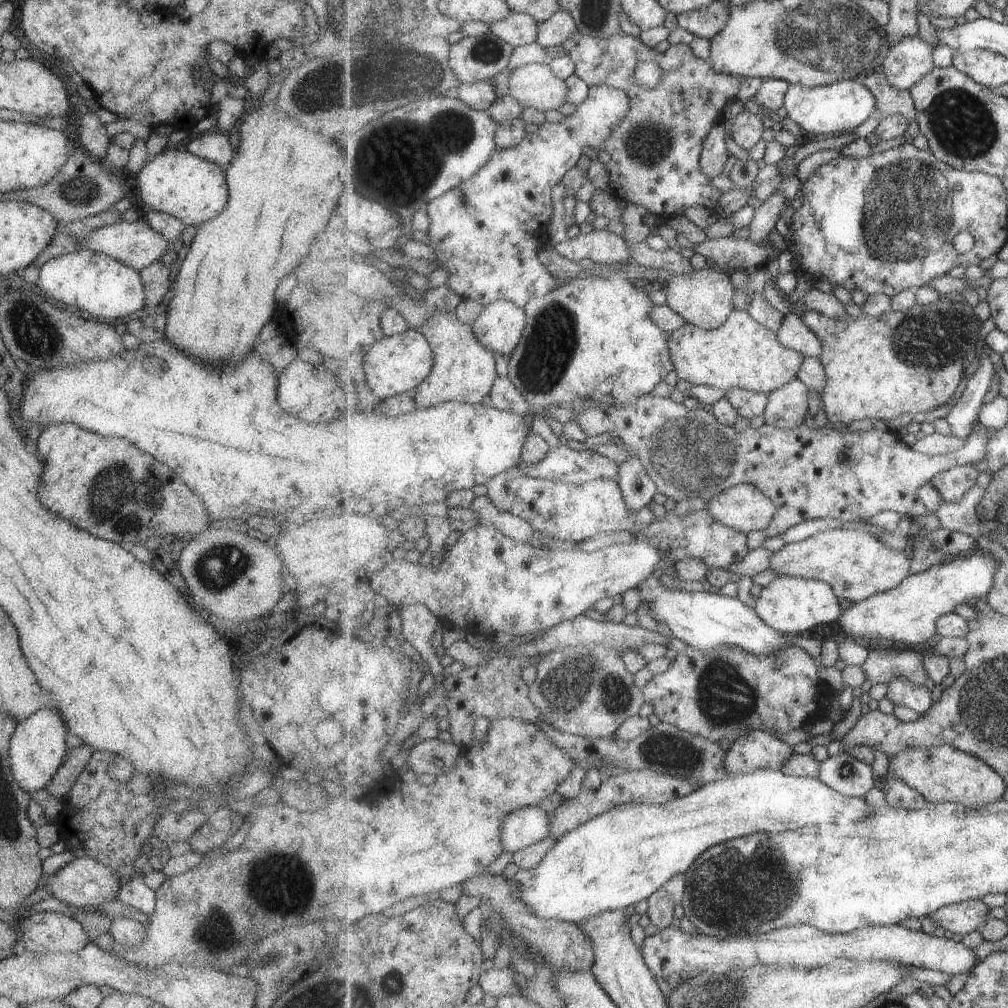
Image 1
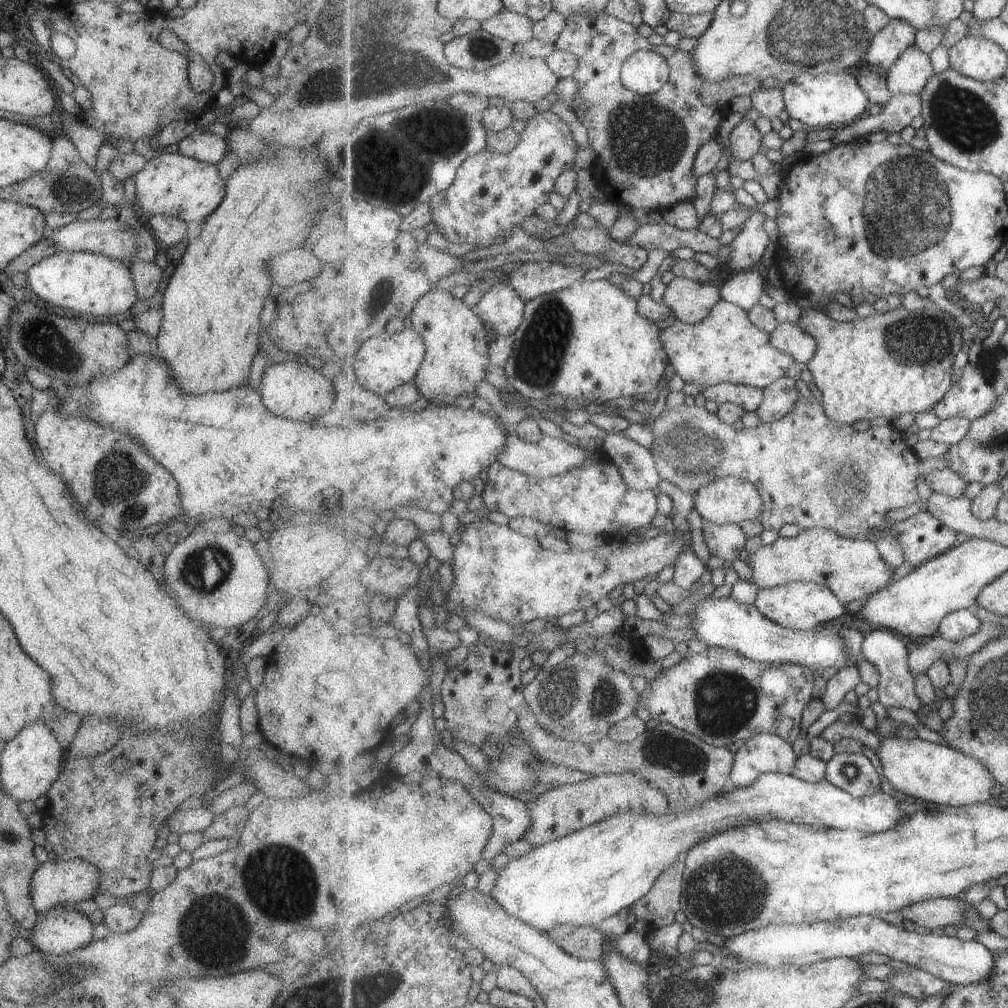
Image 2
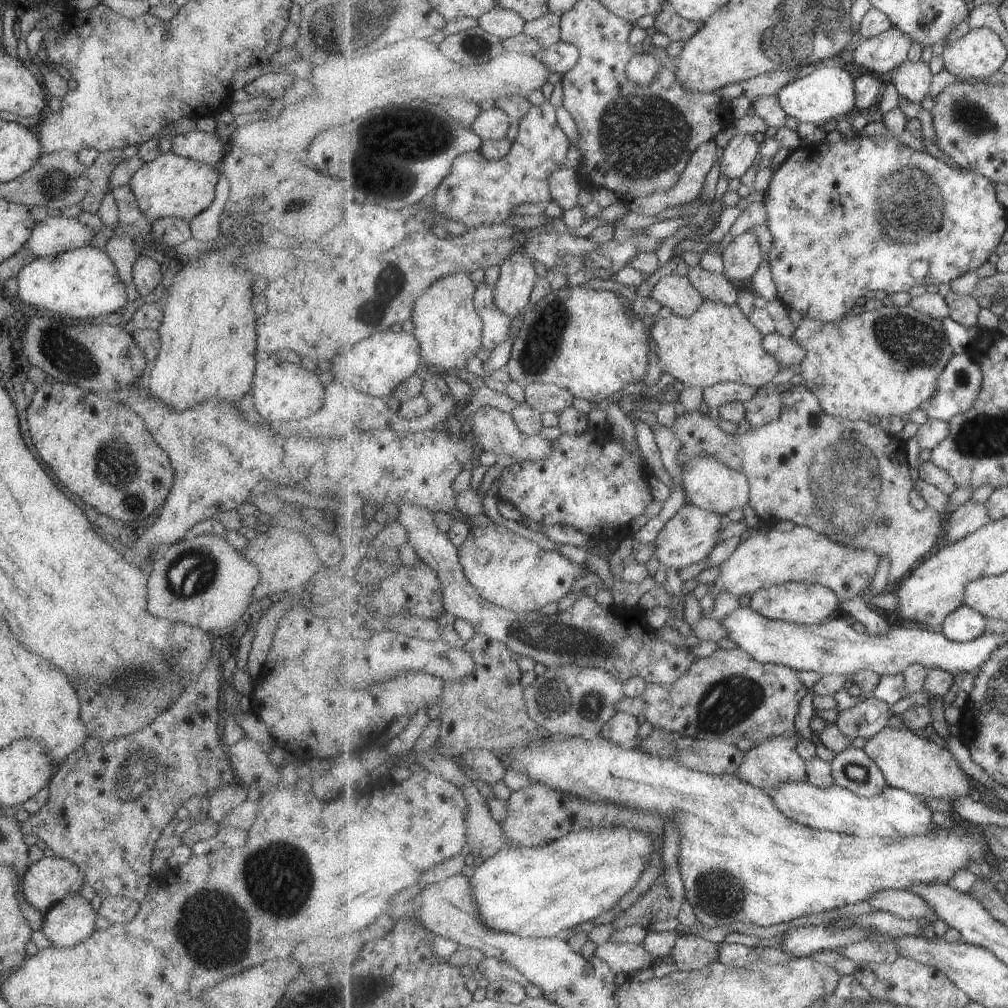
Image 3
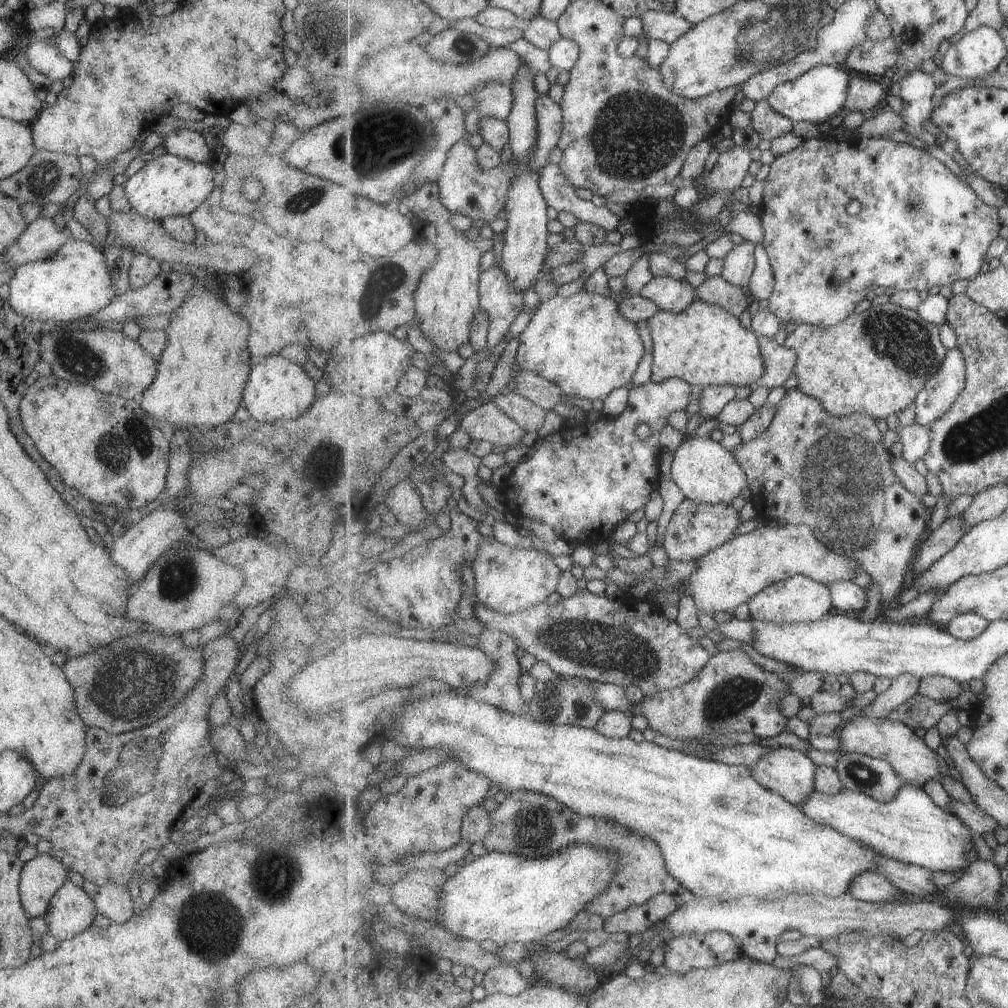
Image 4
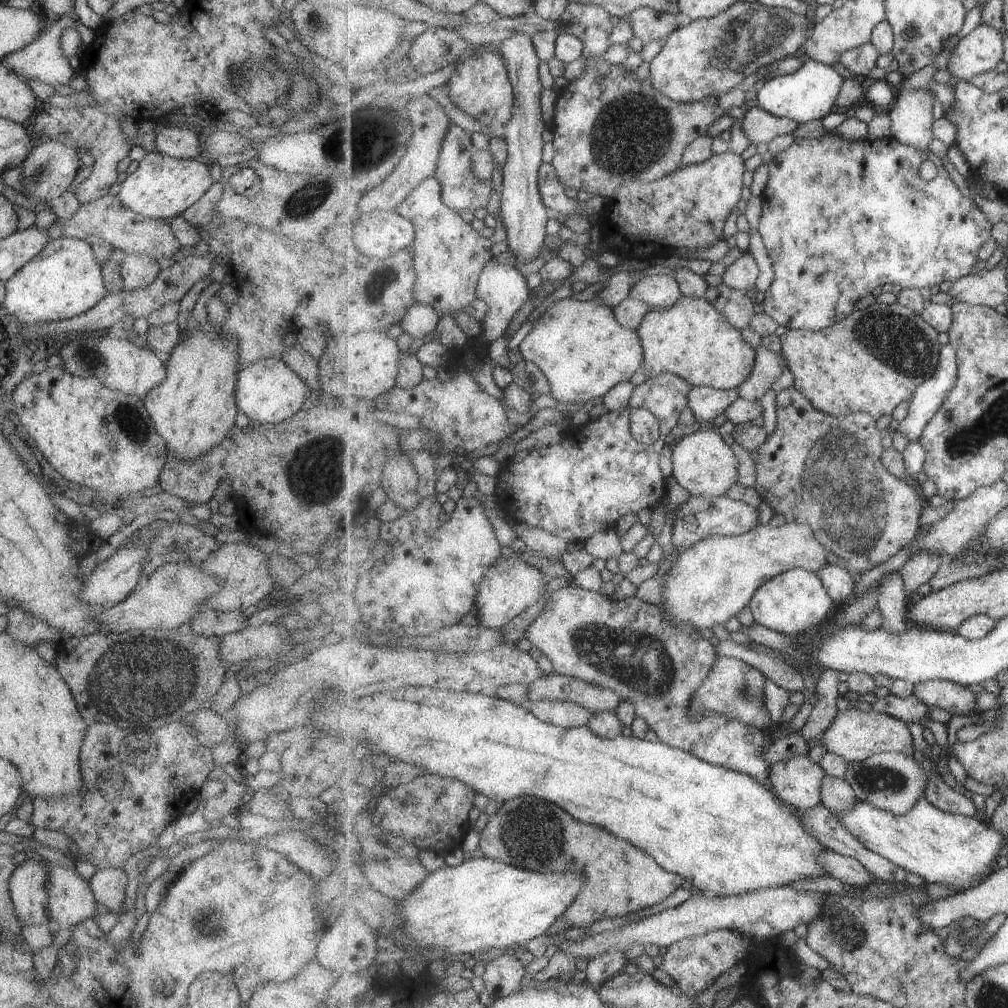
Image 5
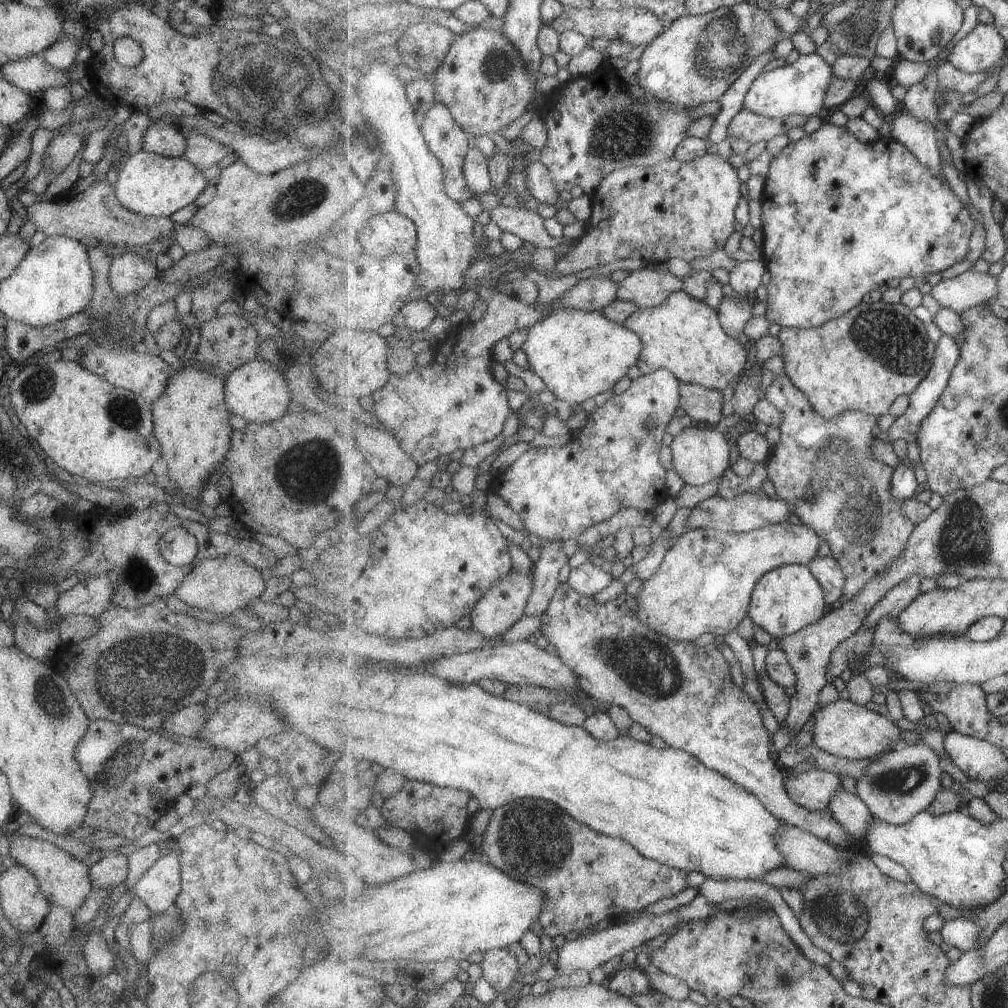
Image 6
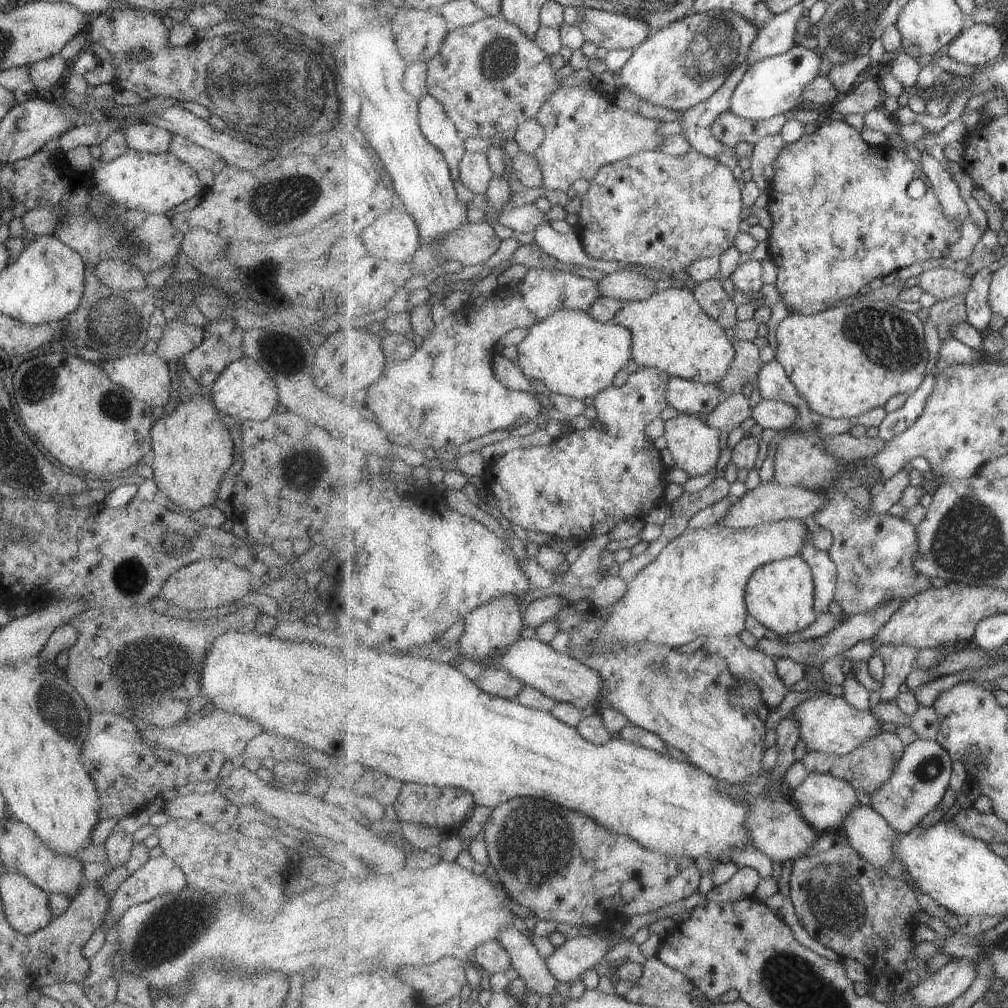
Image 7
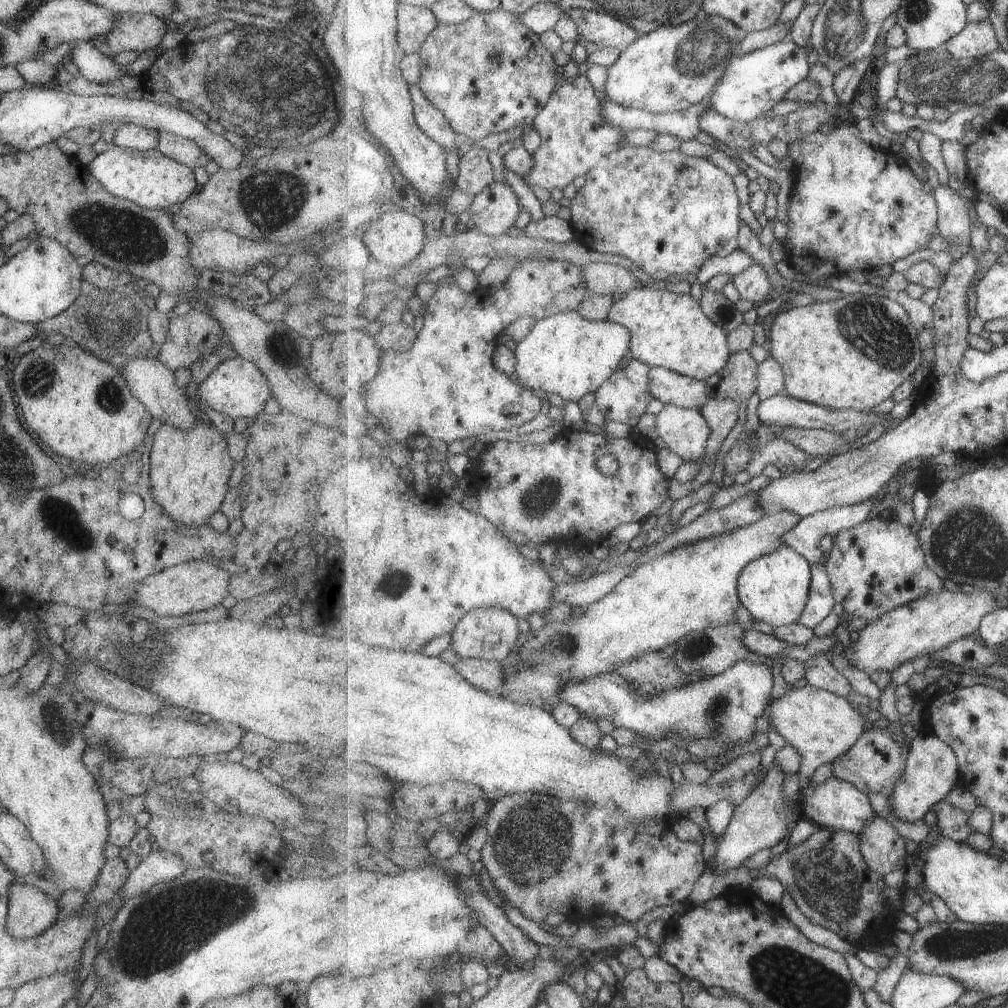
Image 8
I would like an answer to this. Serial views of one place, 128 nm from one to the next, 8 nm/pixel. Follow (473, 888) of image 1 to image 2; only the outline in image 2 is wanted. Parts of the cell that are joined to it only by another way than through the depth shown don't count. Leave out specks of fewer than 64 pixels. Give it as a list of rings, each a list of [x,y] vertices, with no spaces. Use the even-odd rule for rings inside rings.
[[[557,925],[547,935],[575,958],[586,961],[604,958],[605,935],[595,927]]]

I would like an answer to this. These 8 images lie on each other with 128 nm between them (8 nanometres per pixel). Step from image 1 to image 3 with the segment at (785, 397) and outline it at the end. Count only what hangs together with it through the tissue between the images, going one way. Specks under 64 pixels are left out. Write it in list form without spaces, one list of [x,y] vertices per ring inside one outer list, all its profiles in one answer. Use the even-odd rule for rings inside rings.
[[[773,381],[767,386],[758,389],[758,393],[753,400],[746,402],[746,420],[750,428],[760,427],[773,422],[782,411],[784,392],[779,392],[779,388]]]

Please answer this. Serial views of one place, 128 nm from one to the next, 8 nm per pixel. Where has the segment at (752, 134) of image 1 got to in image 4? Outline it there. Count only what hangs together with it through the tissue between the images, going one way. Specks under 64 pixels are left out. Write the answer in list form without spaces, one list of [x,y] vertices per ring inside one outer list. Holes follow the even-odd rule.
[[[746,146],[731,147],[719,154],[719,159],[704,179],[708,194],[700,198],[708,198],[718,190],[736,190],[741,186],[743,178],[749,174],[749,166],[753,162],[751,149]]]

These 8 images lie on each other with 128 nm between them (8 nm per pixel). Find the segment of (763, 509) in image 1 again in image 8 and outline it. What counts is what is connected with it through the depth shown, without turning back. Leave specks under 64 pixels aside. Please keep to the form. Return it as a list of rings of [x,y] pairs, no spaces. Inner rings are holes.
[[[669,403],[656,415],[658,443],[663,443],[684,461],[697,462],[706,455],[712,428],[701,409],[686,409]]]

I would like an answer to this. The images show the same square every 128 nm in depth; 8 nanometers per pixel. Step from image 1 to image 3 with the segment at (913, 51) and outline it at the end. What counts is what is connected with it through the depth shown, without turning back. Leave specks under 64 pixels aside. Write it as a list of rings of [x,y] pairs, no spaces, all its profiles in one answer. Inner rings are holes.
[[[907,60],[891,72],[891,83],[899,96],[920,104],[931,90],[933,71],[926,62]]]

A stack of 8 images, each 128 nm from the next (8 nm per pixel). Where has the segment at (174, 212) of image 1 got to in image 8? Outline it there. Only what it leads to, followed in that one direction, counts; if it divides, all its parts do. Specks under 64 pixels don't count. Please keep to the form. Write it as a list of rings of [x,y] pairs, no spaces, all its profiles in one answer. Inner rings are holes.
[[[109,145],[87,165],[88,172],[114,197],[133,202],[144,209],[167,210],[171,204],[181,204],[195,190],[193,171],[161,154],[156,148],[138,151]]]

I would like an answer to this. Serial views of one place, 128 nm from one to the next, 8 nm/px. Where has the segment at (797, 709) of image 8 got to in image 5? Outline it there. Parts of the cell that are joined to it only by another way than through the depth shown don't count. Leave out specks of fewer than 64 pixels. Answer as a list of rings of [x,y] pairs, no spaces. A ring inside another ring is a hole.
[[[852,707],[849,710],[838,713],[832,725],[824,732],[821,741],[815,741],[815,744],[818,743],[825,746],[827,751],[834,752],[847,762],[864,761],[877,753],[905,753],[905,756],[908,757],[919,756],[919,753],[913,747],[913,734],[911,734],[911,730],[909,730],[909,726],[904,720],[885,713],[871,710],[863,712]]]

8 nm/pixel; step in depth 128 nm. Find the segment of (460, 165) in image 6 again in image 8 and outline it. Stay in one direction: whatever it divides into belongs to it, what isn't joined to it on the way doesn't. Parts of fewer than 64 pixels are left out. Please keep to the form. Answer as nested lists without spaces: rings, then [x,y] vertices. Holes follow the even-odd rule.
[[[420,85],[410,87],[410,91],[419,126],[445,149],[451,148],[457,151],[462,137],[451,126],[446,114],[438,106],[435,106],[434,102],[430,101]]]

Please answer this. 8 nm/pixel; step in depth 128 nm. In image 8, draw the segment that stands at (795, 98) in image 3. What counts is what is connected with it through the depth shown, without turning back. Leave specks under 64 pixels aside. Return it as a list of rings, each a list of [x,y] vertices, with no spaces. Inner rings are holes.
[[[789,38],[742,57],[734,55],[712,93],[712,107],[738,121],[765,117],[773,106],[786,98],[791,88],[809,76],[812,64],[807,58],[811,55],[812,52],[807,52],[807,48],[797,46]]]

